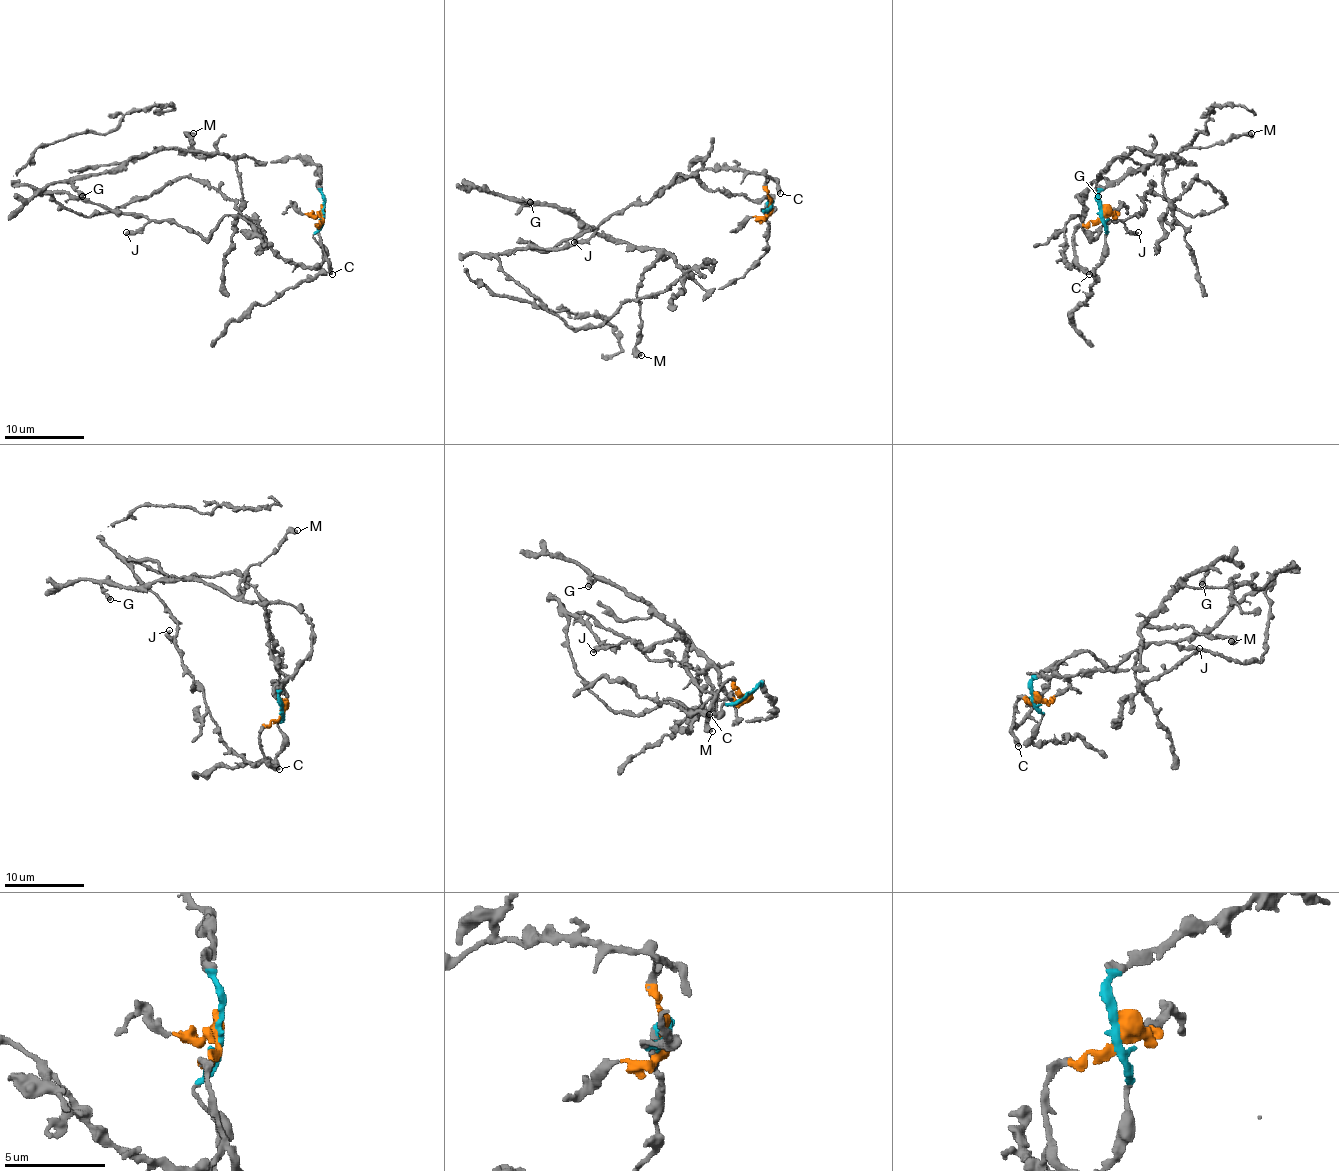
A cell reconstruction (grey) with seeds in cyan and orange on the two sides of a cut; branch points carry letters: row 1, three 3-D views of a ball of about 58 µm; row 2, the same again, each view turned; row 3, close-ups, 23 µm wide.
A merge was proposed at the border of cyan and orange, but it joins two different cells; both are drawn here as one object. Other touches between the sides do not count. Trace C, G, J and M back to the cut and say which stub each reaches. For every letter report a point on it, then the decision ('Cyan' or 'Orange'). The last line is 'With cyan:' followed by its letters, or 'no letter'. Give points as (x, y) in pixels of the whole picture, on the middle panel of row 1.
C: Place: (780, 193). Orange
G: Place: (530, 202). Cyan
J: Place: (574, 242). Orange
M: Place: (641, 355). Cyan
With cyan: G, M

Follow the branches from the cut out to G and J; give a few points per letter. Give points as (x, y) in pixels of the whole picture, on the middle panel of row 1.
G: (771, 205), (763, 254), (745, 274), (707, 290), (668, 254), (606, 241), (554, 207), (522, 199), (530, 203)
J: (771, 205), (767, 181), (771, 177), (731, 169), (697, 169), (646, 203), (634, 203), (612, 213), (574, 243)

